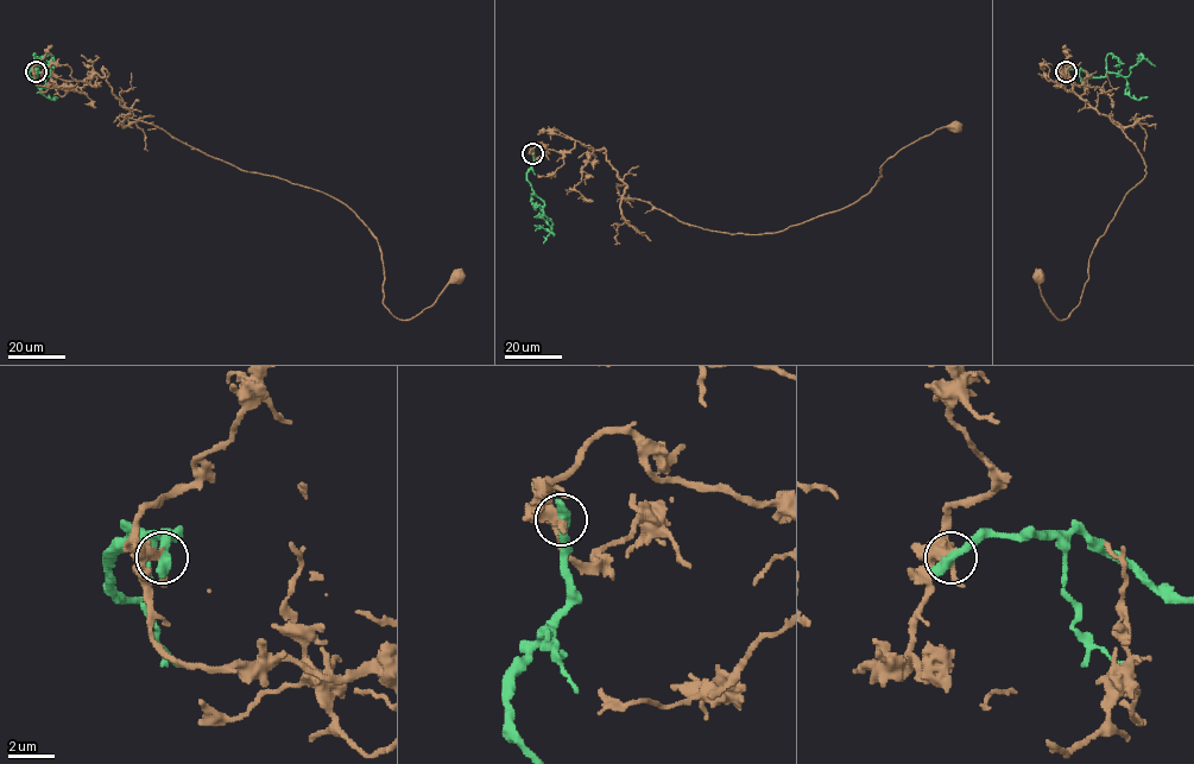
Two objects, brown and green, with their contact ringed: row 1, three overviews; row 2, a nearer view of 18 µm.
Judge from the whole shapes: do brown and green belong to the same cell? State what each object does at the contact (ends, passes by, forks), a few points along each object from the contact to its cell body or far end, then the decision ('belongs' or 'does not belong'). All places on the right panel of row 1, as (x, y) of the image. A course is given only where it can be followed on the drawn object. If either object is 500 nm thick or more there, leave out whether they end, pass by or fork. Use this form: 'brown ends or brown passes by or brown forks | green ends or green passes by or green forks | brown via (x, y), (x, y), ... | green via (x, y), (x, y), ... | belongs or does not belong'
brown via (1066, 71), (1055, 86), (1061, 70), (1134, 144), (1147, 174), (1098, 240), (1066, 319), (1038, 277) | green via (1066, 71), (1081, 69), (1093, 77), (1104, 77), (1107, 71), (1128, 76), (1141, 55), (1137, 64) | does not belong

